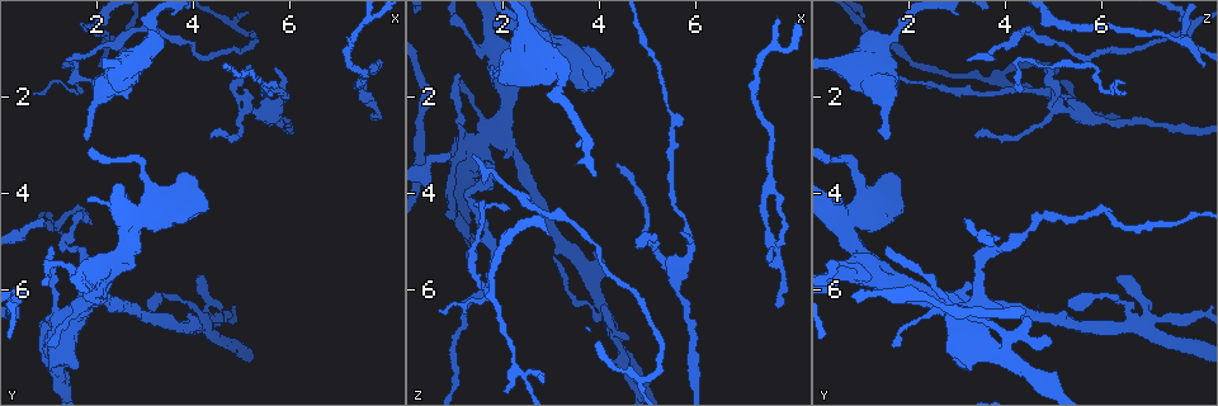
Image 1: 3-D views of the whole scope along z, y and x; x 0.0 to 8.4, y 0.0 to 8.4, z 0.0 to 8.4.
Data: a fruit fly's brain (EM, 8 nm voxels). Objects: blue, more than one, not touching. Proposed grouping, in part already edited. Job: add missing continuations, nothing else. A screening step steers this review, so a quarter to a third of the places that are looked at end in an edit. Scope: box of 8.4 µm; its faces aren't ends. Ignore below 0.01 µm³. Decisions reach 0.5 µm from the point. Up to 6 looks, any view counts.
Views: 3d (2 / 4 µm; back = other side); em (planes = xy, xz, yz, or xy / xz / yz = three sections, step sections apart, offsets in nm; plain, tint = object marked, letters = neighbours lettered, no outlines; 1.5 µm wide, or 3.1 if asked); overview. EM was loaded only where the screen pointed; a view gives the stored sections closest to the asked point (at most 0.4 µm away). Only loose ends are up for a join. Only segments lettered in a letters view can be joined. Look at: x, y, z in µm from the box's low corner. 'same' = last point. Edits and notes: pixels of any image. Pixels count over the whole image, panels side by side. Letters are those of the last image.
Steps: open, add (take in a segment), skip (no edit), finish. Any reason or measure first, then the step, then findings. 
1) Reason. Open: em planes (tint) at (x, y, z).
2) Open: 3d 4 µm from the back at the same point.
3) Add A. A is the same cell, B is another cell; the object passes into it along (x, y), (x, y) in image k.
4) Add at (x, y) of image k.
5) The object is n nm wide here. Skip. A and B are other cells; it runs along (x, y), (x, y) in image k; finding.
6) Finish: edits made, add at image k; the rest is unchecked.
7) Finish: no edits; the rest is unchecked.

Stops while still wide. Open: em 3.1 µm xz step 16 (tint) at (3.75, 3.60, 1.70).

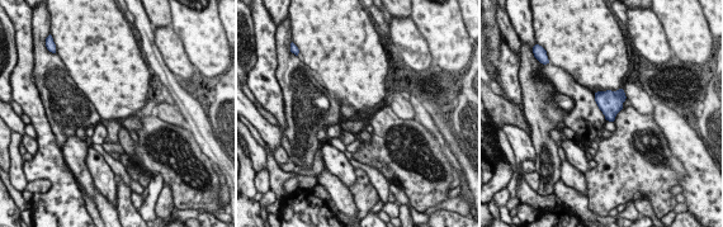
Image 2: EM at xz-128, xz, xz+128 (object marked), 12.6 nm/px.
Open: em 3.1 µm planes (letters) at the same point.

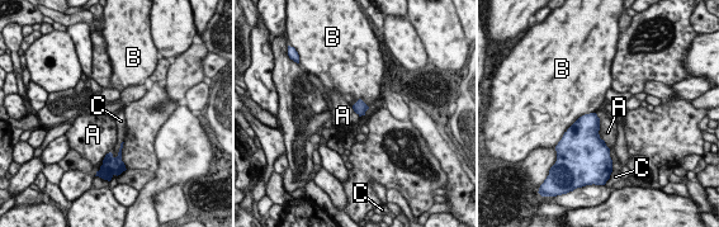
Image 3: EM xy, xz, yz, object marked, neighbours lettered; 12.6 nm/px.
Skip. A, B and C are other cells; a border runs along (595, 113), (599, 136), (610, 150) in image 3; no lettered segment goes on from it.

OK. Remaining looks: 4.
Long arm stops here. Open: em planes (tint) at (0.85, 4.60, 3.20).

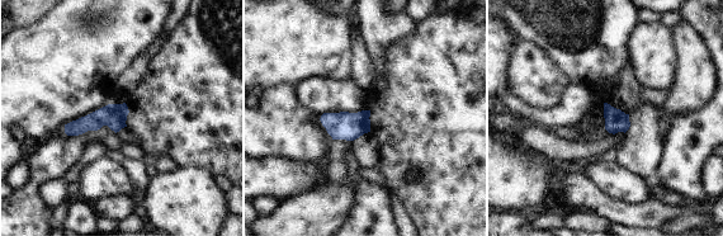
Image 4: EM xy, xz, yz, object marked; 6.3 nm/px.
What lies round it. Open: em planes (letters) at the same point.

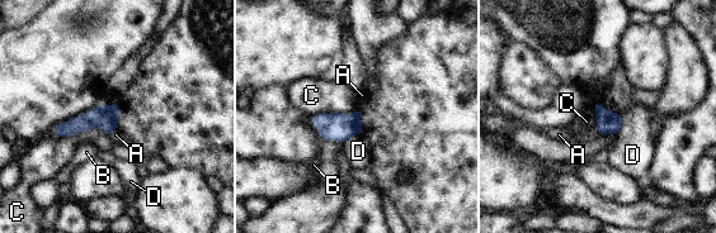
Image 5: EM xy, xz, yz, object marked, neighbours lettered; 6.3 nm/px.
The object is 140 nm wide here. Skip. A, B, C and D are other cells; a border runs along (55, 127), (106, 132) in image 5; no lettered segment goes on from it.

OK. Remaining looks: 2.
Finish: no edits; the rest is unchecked.

